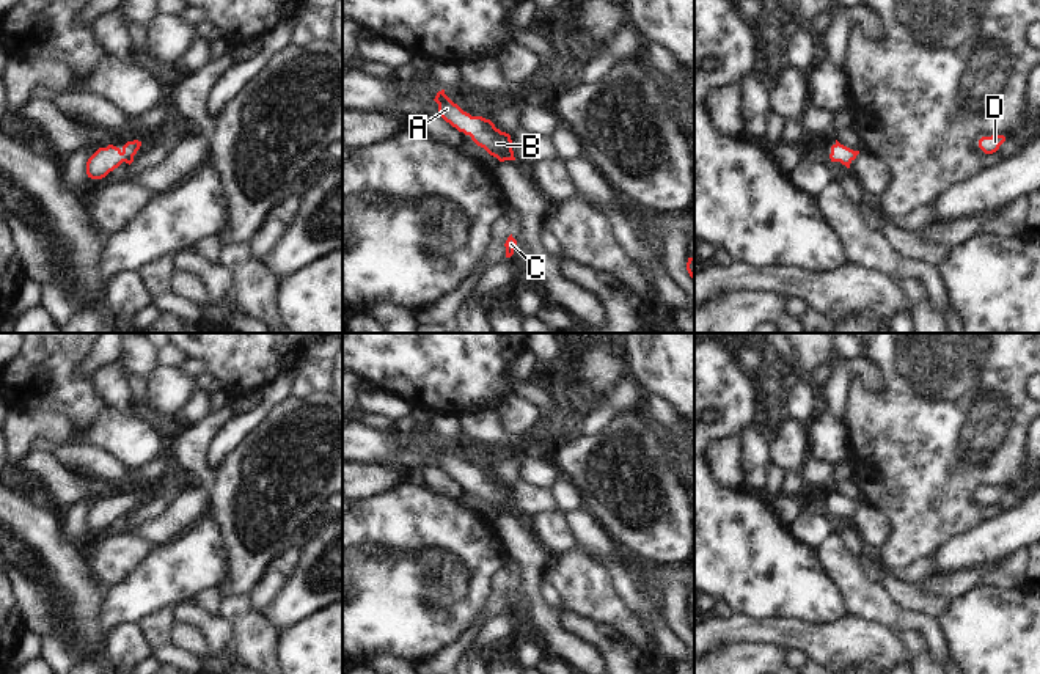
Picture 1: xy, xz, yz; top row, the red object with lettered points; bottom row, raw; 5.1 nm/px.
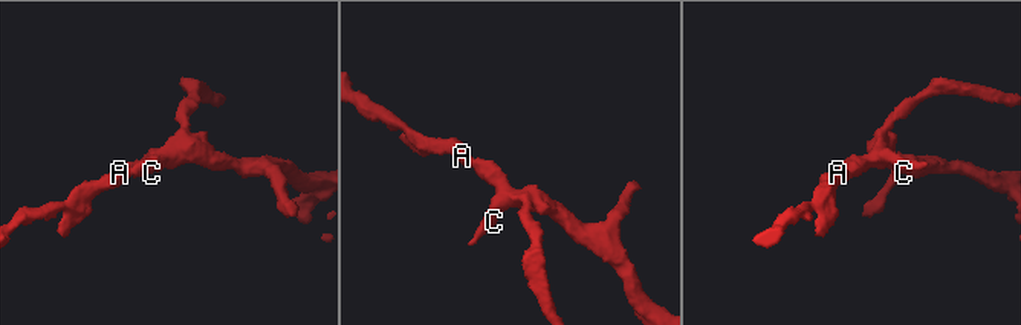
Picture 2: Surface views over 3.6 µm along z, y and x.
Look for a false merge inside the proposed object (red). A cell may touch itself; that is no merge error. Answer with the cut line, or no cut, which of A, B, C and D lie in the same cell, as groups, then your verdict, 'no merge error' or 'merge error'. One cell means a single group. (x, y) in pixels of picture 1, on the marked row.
no cut; A B C D; no merge error

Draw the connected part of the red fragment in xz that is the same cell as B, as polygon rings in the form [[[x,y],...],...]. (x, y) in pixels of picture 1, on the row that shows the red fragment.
[[[445,90],[438,91],[434,101],[438,104],[438,116],[459,132],[470,135],[490,156],[500,162],[515,160],[511,135],[496,129],[490,119],[463,112],[445,94]]]

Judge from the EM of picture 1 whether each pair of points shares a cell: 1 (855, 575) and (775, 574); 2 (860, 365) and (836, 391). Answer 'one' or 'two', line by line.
1: two
2: one

